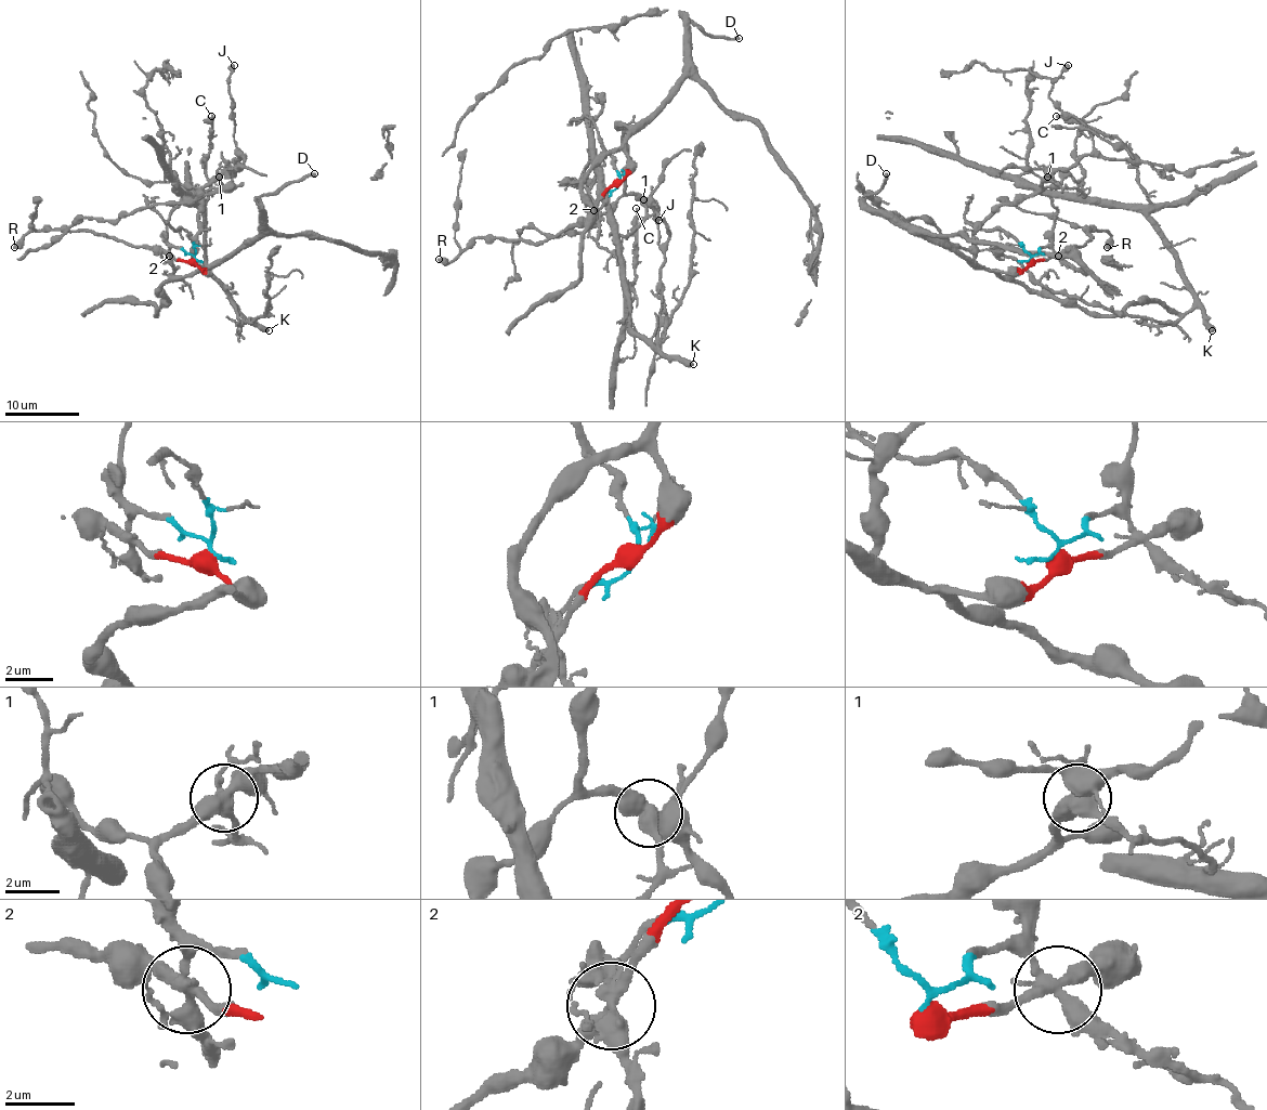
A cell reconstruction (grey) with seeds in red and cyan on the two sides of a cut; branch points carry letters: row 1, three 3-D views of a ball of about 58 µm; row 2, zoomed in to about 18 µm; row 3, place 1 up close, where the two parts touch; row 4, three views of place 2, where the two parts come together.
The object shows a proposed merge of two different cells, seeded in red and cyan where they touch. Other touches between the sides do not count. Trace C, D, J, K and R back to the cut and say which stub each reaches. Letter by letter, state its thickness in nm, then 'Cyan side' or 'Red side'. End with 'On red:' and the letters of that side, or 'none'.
C: Thickness 200 nm. Cyan side
D: Thickness 240 nm. Red side
J: Thickness 500 nm. Red side
K: Thickness 550 nm. Cyan side
R: Thickness 550 nm. Red side
On red: D, J, R

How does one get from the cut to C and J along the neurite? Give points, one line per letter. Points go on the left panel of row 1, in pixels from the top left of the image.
C: (194, 258), (167, 239), (168, 216), (183, 197), (194, 205), (206, 203), (209, 190), (206, 172), (211, 115)
J: (194, 260), (201, 271), (193, 258), (199, 192), (245, 156), (233, 135), (233, 65)

